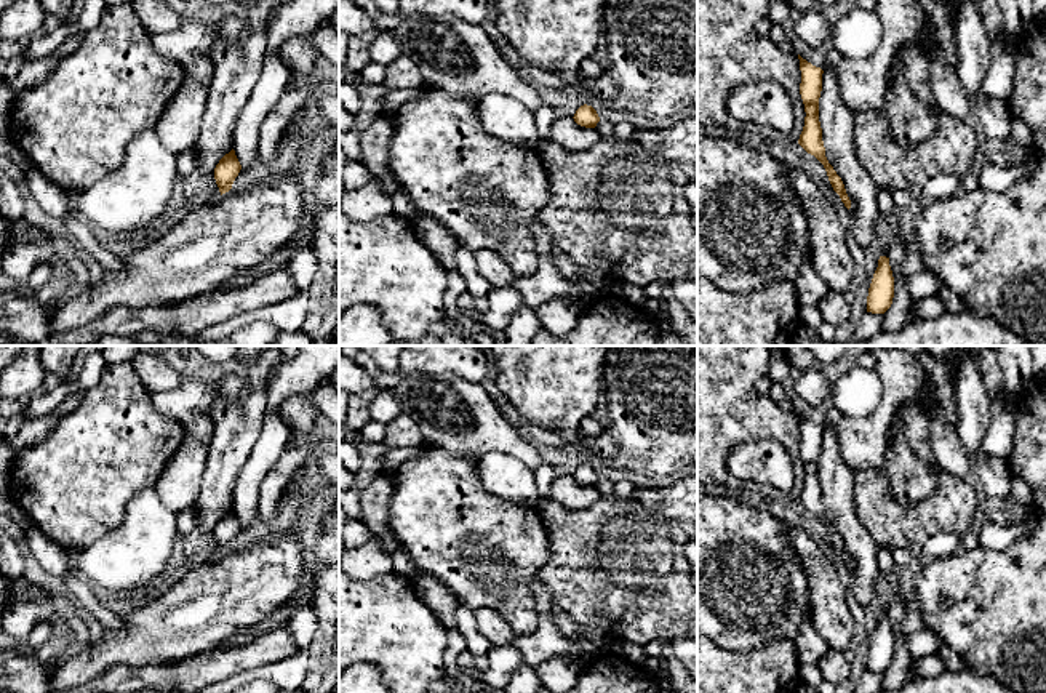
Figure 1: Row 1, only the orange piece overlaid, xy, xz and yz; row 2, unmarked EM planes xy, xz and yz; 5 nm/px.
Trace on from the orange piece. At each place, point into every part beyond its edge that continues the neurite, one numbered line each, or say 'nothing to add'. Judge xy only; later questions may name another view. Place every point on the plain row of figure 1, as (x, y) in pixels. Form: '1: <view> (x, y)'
nothing to add

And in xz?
nothing to add

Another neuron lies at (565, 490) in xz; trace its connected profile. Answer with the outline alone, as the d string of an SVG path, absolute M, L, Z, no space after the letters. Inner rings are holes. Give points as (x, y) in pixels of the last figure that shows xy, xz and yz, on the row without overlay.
M573 475L555 479L549 488L549 499L558 503L568 511L587 509L600 501L600 498L601 495L597 487L581 485Z

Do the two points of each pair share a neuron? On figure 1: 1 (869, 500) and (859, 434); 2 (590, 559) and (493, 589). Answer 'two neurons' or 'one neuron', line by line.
1: two neurons
2: two neurons

